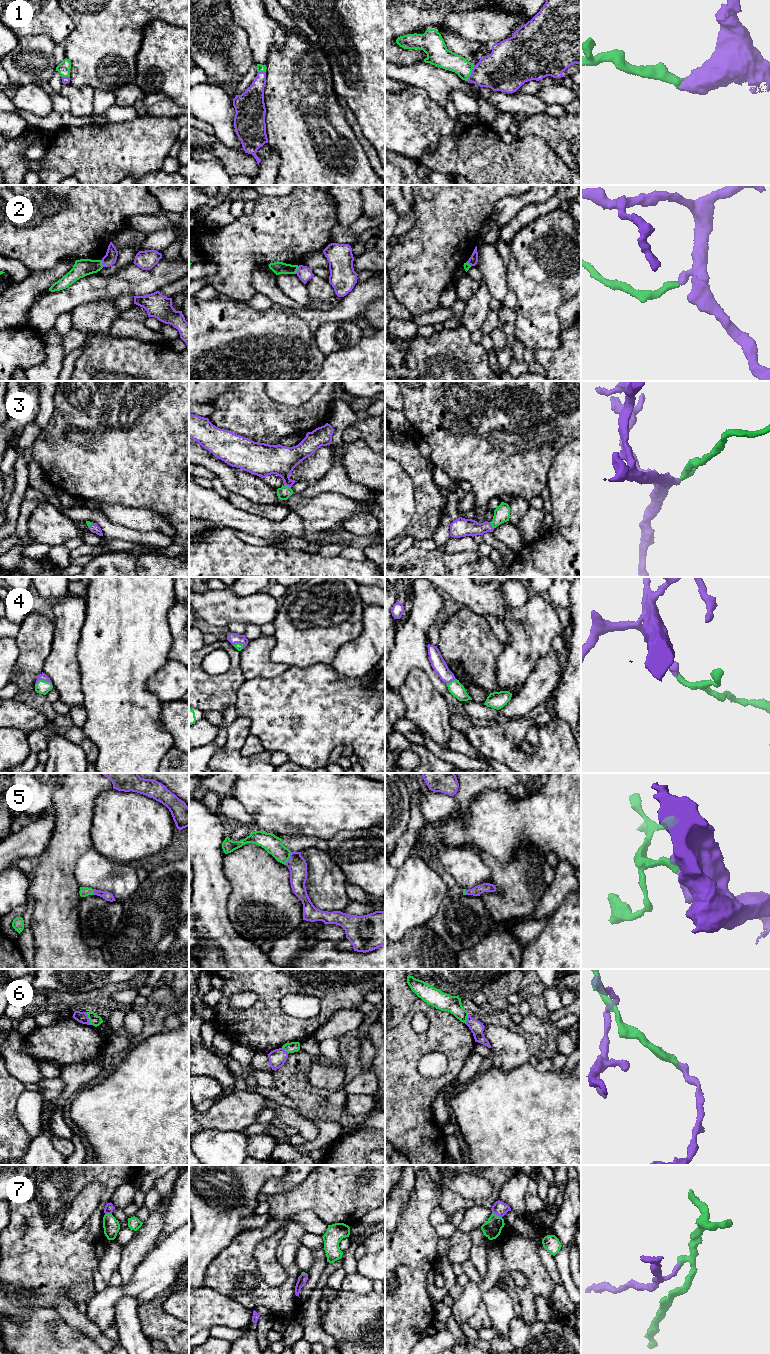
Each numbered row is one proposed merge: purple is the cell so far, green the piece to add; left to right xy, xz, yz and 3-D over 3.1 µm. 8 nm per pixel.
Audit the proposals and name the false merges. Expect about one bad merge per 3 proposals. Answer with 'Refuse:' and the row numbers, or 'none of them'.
Refuse: 2, 6, 7

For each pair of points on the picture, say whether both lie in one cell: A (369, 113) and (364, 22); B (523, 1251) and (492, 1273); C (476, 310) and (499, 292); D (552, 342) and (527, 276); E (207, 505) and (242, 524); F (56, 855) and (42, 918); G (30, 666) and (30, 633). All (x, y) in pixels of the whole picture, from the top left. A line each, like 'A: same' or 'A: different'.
A: same
B: different
C: different
D: same
E: same
F: same
G: same

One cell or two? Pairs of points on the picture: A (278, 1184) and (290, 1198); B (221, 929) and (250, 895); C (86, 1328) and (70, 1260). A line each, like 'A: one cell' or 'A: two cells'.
A: two cells
B: two cells
C: two cells

